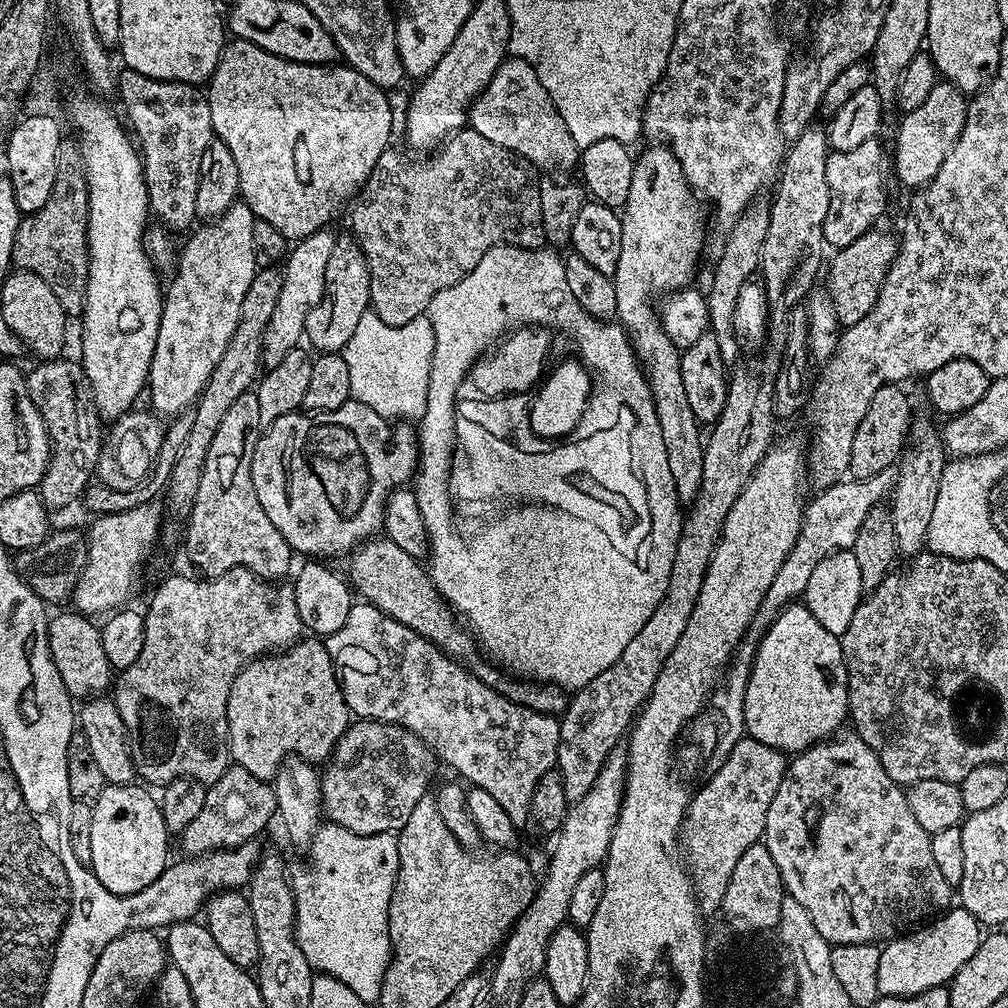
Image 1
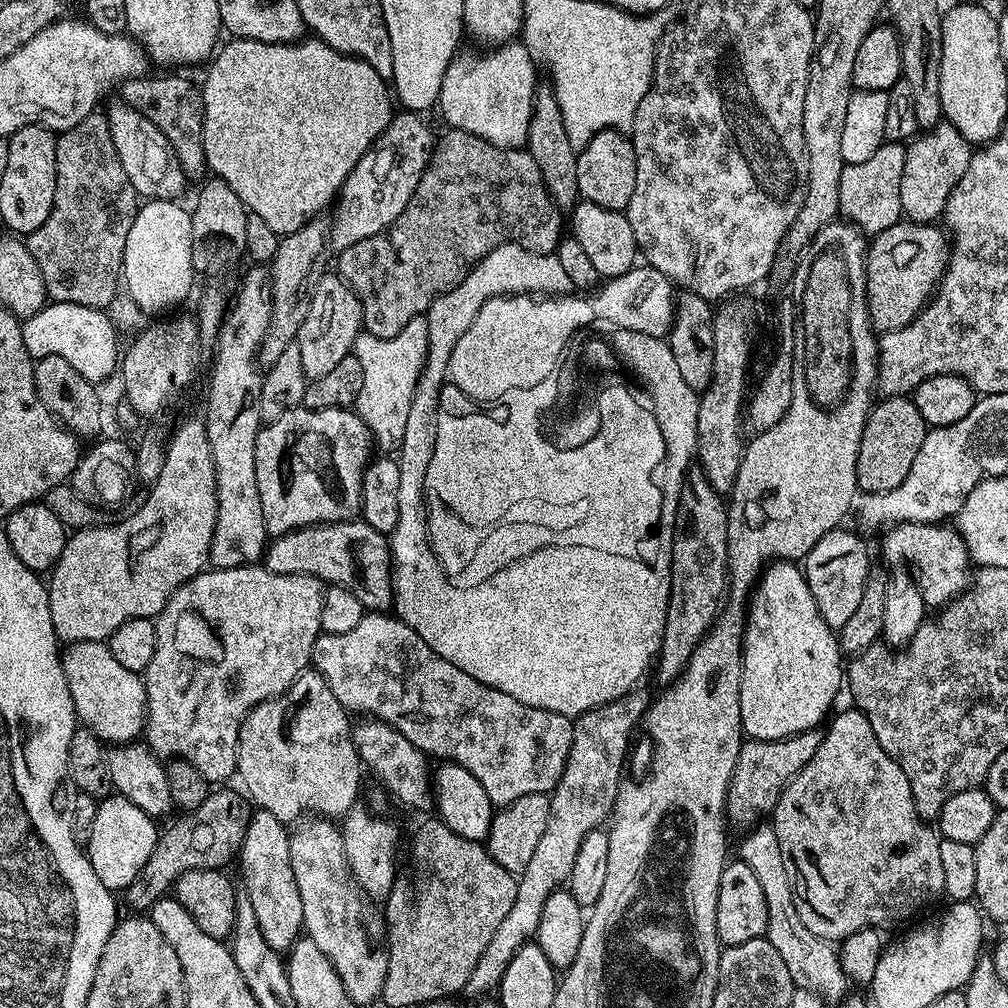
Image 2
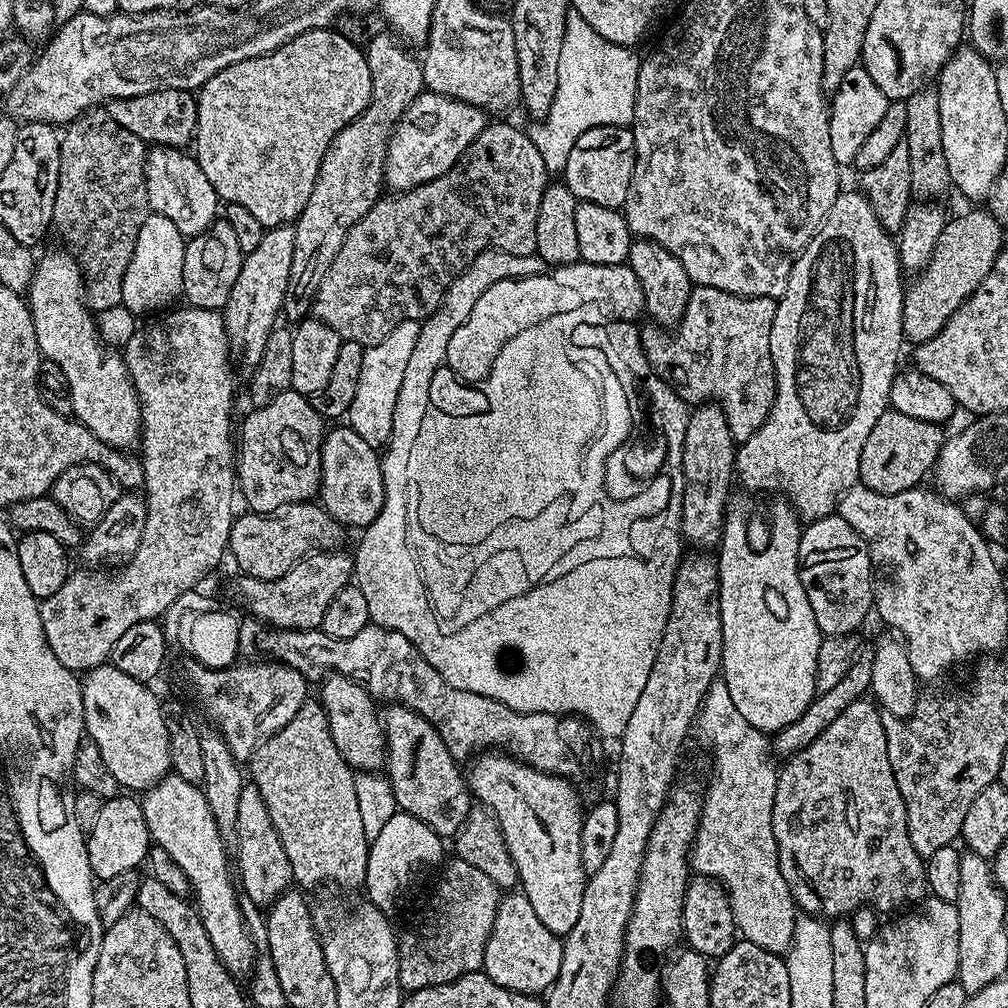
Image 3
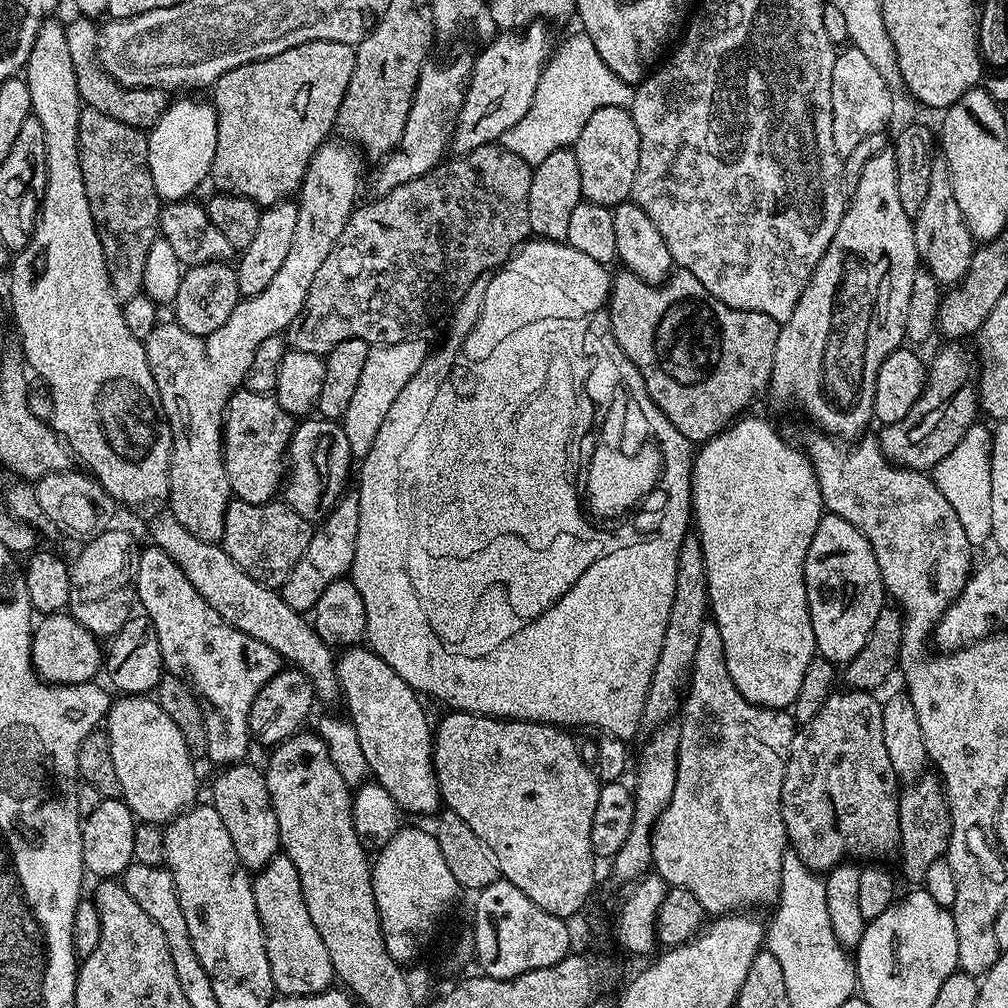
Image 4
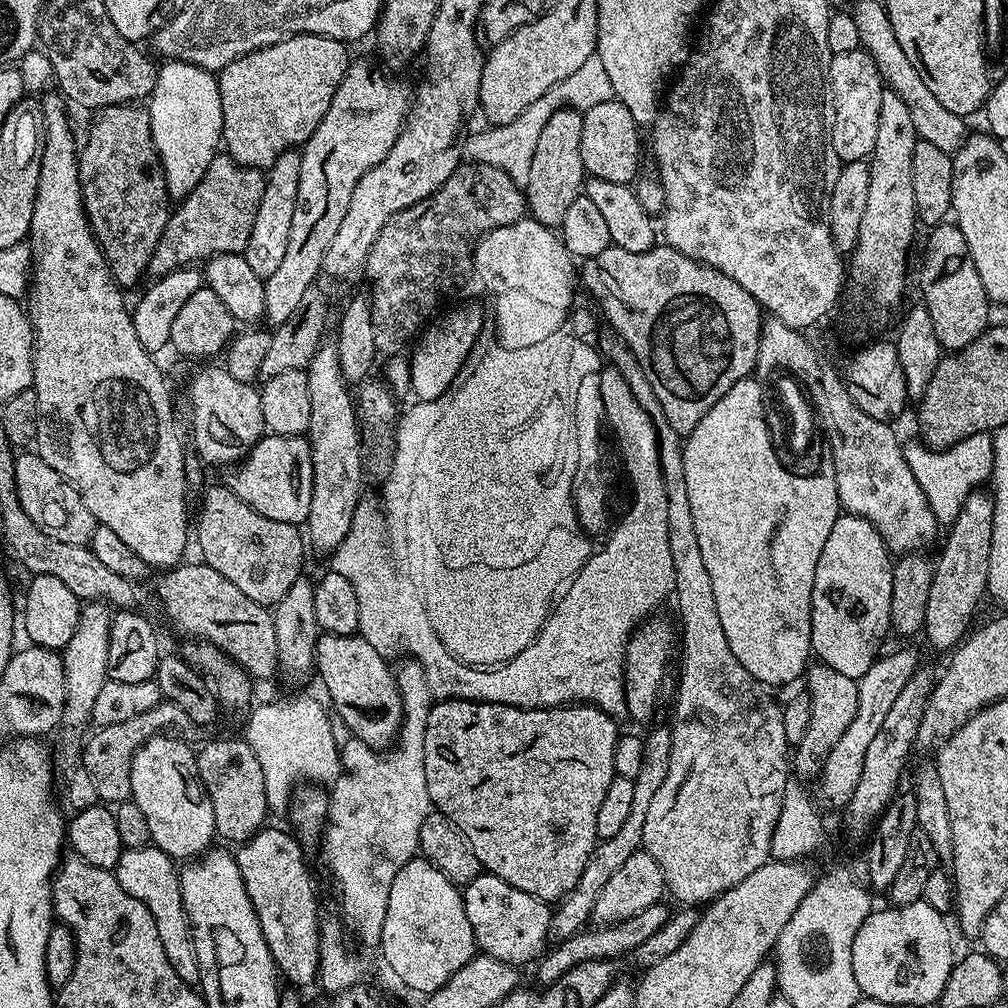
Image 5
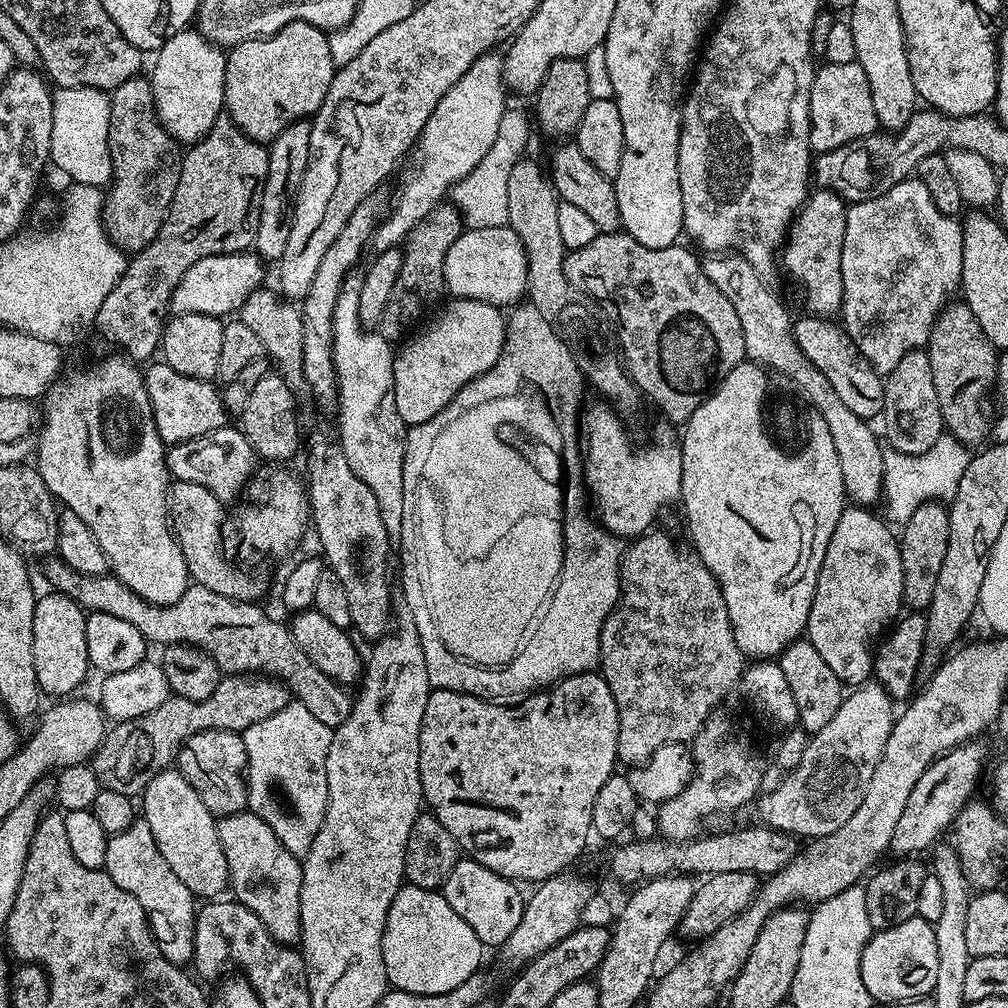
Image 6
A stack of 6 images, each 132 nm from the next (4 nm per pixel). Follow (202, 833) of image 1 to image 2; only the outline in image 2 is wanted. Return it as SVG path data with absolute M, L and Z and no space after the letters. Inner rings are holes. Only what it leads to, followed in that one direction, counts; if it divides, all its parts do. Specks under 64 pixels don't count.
M224 790L209 791L206 802L202 802L202 806L187 813L183 817L185 820L178 821L173 828L168 828L165 832L163 829L146 866L142 866L134 882L123 889L122 900L124 896L133 913L147 913L155 900L169 895L176 880L187 871L203 868L224 870L228 868L226 866L231 860L233 863L248 829L250 808L234 793L220 791Z

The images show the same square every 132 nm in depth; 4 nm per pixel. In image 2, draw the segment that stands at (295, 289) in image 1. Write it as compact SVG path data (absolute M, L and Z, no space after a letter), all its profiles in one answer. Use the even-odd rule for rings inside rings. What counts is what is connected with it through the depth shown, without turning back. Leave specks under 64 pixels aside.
M397 111L386 130L371 144L366 154L362 154L354 170L350 170L331 209L330 248L331 251L333 248L333 253L345 252L354 246L354 242L387 232L402 210L406 210L434 151L432 128L423 118L419 112Z

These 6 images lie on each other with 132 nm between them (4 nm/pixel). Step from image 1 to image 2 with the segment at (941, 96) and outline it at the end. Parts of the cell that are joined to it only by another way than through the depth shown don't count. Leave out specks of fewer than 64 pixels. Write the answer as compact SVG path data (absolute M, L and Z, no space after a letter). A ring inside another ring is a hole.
M940 122L921 131L907 145L904 153L900 183L901 213L913 224L939 221L954 186L960 181L962 174L966 174L966 166L972 161L972 153L968 141L962 138L962 134L958 134L958 130L954 130L952 124Z

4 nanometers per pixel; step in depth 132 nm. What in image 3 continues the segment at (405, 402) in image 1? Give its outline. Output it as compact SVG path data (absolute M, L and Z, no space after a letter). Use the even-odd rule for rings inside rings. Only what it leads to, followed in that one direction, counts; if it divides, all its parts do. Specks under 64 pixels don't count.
M407 320L402 322L382 338L382 342L367 345L362 358L362 374L358 378L358 394L354 394L354 402L346 417L347 427L353 428L358 438L366 438L370 446L379 449L392 439L395 402L405 377L406 364L414 346L418 343L421 321Z

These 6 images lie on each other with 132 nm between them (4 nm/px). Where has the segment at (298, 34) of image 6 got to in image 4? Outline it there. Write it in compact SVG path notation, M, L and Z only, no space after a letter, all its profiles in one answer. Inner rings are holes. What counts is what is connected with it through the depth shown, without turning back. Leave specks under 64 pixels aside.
M311 40L290 50L282 50L282 54L255 60L222 74L211 89L210 97L218 122L218 146L210 173L211 183L216 183L221 193L241 196L258 206L278 204L281 200L295 197L300 191L310 158L333 131L346 86L350 86L350 74L354 74L355 61L353 45Z

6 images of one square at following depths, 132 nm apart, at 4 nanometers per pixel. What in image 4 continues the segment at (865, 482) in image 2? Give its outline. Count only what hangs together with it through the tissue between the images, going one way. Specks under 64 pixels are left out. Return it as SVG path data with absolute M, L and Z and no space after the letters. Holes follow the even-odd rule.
M960 342L953 343L952 368L927 369L927 380L921 396L901 421L885 424L878 432L880 451L887 460L900 468L912 468L927 473L938 466L978 420L978 380L974 356ZM977 412L977 416L976 416Z

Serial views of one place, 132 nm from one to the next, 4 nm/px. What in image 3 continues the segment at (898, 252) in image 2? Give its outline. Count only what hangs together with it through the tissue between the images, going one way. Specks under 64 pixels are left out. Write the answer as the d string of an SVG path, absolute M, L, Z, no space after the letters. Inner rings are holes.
M991 211L968 212L953 220L951 217L934 246L934 254L927 268L913 279L916 280L913 284L909 283L904 289L902 326L905 341L917 345L933 340L954 310L962 307L972 297L974 290L978 290L986 274L990 274L1004 243L1005 229L1001 228Z

